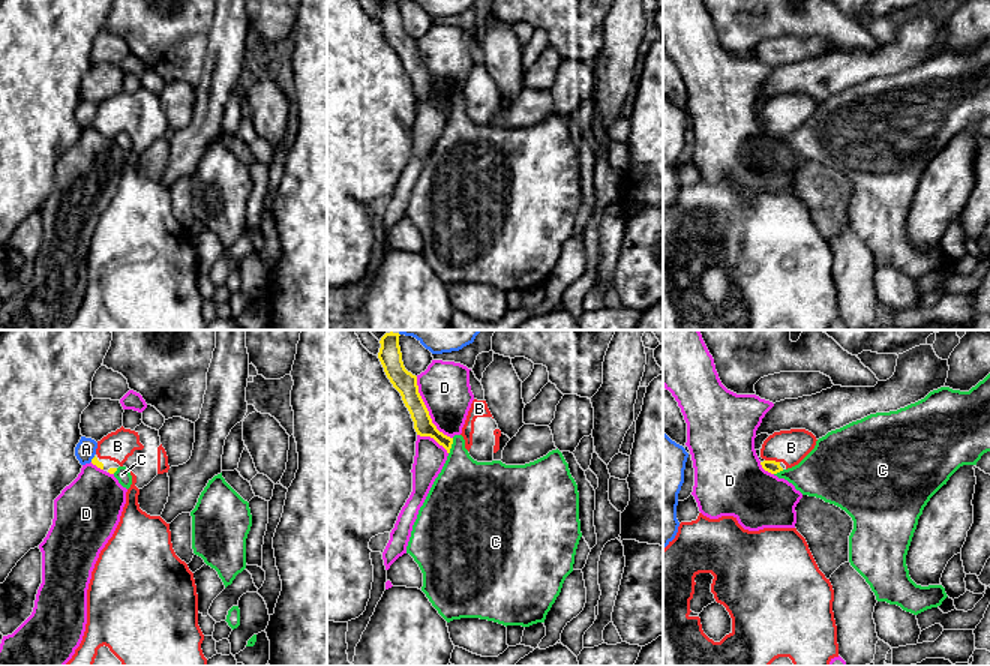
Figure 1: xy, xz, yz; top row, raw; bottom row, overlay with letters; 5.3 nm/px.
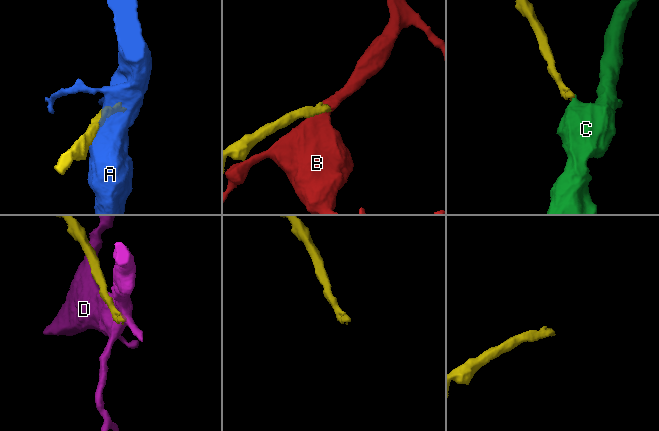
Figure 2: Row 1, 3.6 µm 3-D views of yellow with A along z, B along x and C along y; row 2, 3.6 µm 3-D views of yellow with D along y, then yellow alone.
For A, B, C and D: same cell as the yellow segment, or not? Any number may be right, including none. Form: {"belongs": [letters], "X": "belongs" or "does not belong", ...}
{"belongs": ["B"], "A": "does not belong", "B": "belongs", "C": "does not belong", "D": "does not belong"}

